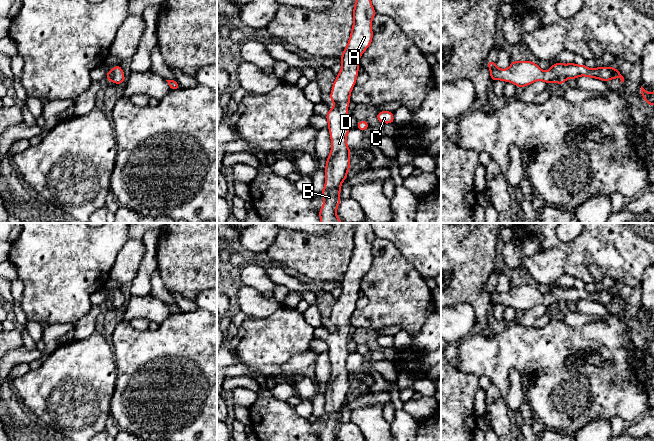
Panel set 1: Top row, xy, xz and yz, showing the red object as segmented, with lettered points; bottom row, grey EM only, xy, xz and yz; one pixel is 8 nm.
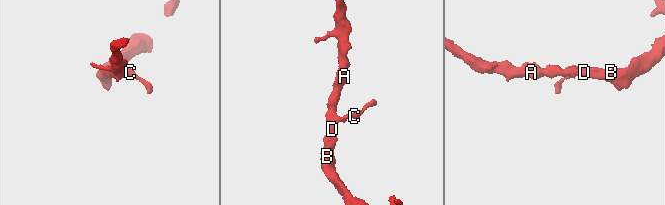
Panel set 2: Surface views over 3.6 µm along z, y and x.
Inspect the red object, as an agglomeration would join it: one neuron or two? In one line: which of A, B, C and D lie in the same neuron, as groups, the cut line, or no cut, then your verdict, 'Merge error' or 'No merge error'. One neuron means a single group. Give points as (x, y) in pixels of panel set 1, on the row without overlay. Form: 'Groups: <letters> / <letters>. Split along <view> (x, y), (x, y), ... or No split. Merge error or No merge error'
Groups: A B C D. No split. No merge error

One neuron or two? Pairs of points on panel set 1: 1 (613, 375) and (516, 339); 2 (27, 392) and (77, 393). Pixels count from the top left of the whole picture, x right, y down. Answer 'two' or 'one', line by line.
1: one
2: one

